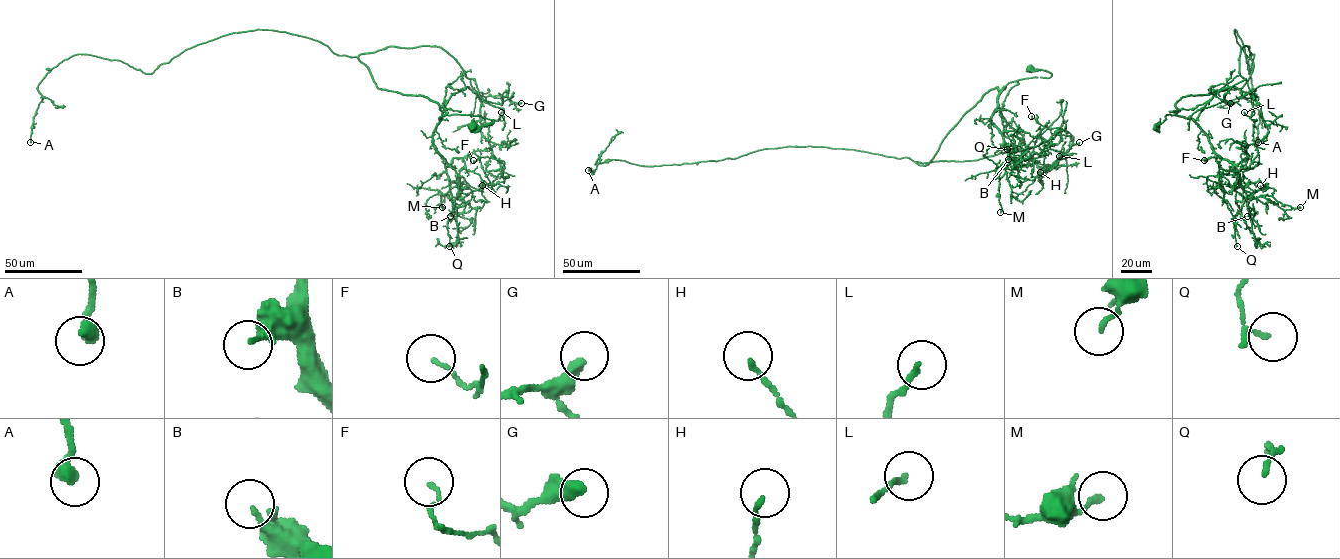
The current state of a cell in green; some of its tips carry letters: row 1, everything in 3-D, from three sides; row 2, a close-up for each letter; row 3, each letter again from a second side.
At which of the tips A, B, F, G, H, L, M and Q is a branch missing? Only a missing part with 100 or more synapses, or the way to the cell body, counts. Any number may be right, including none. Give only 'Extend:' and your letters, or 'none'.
Extend: none

